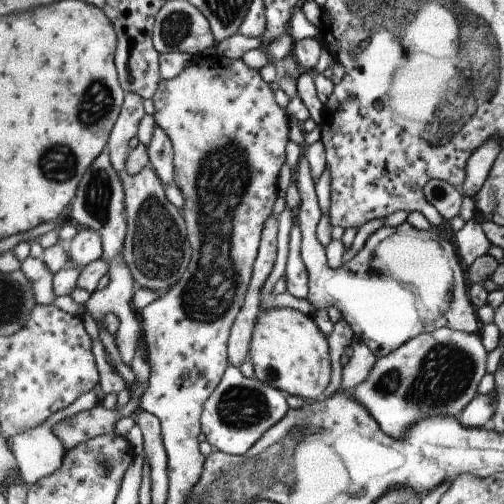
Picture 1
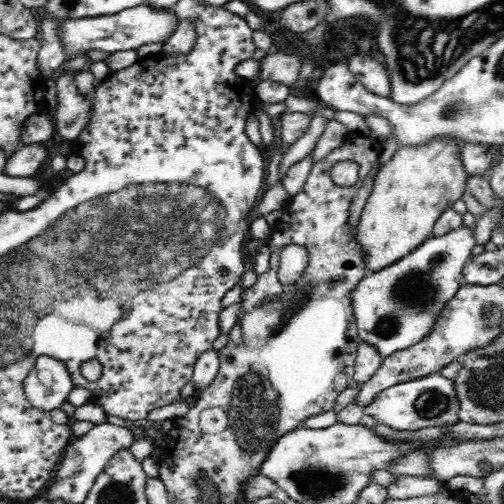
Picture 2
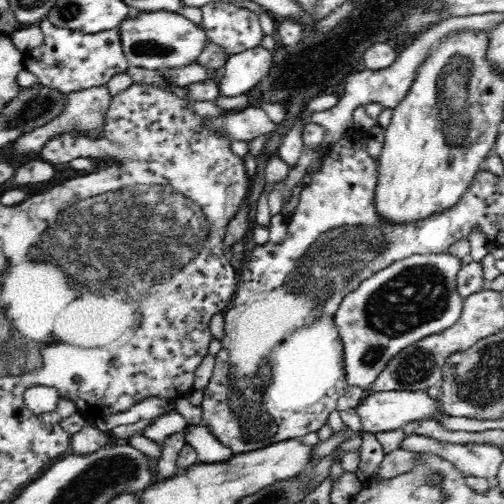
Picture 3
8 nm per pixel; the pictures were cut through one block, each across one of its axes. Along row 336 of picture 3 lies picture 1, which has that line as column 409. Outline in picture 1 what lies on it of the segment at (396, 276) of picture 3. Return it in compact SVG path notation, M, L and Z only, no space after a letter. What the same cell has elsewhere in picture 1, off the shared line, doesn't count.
M495 324L483 326L477 334L451 330L447 326L433 332L423 332L391 354L379 358L367 380L355 386L349 394L375 418L379 428L401 440L413 422L425 416L457 416L469 406L477 394L477 384L485 374L485 356L497 348L501 332Z

